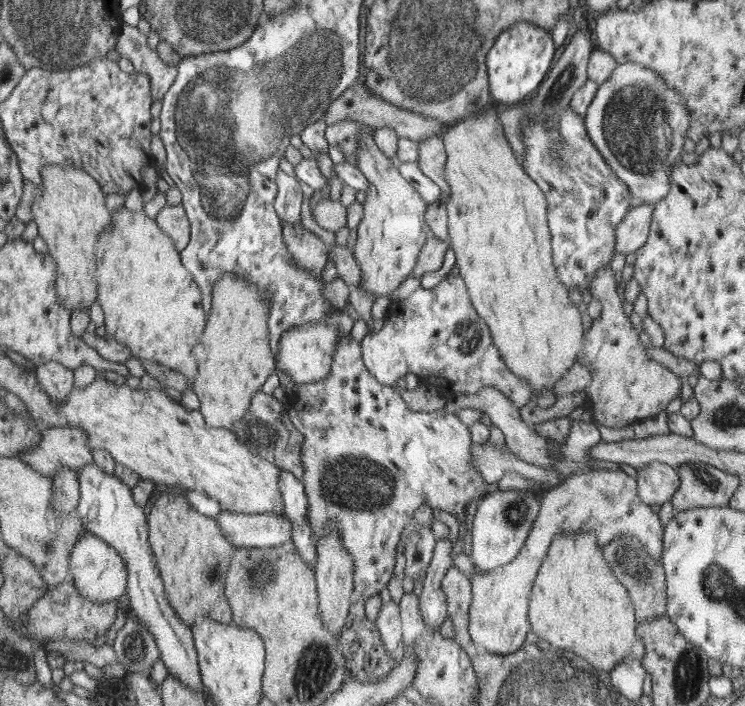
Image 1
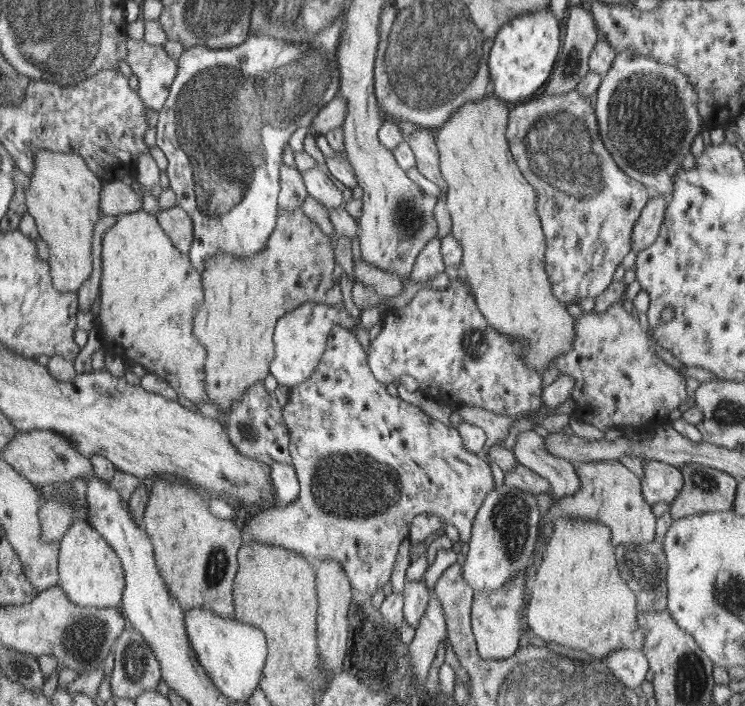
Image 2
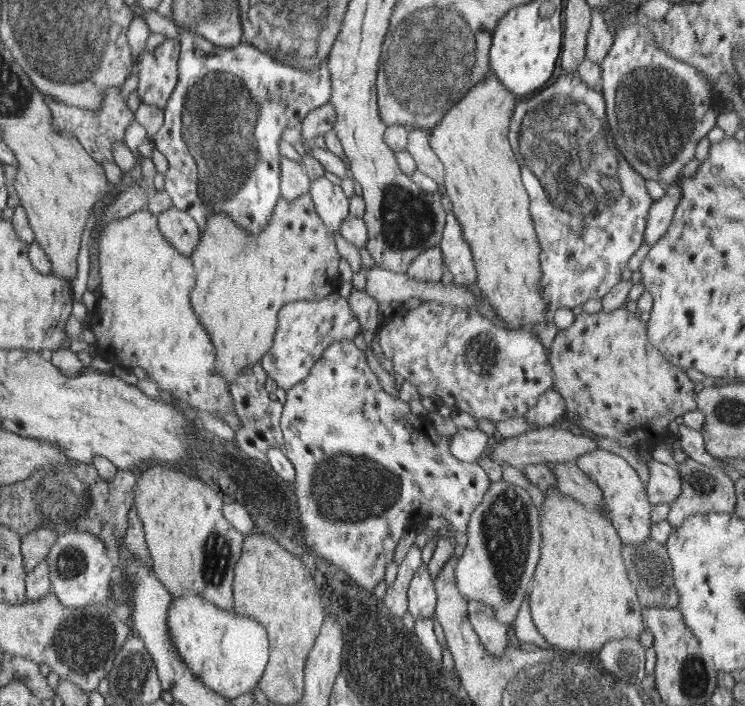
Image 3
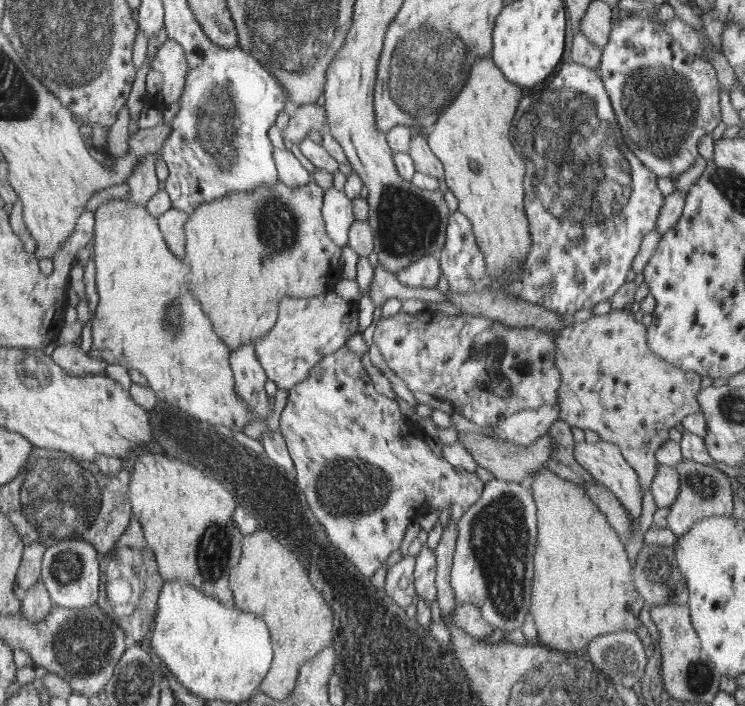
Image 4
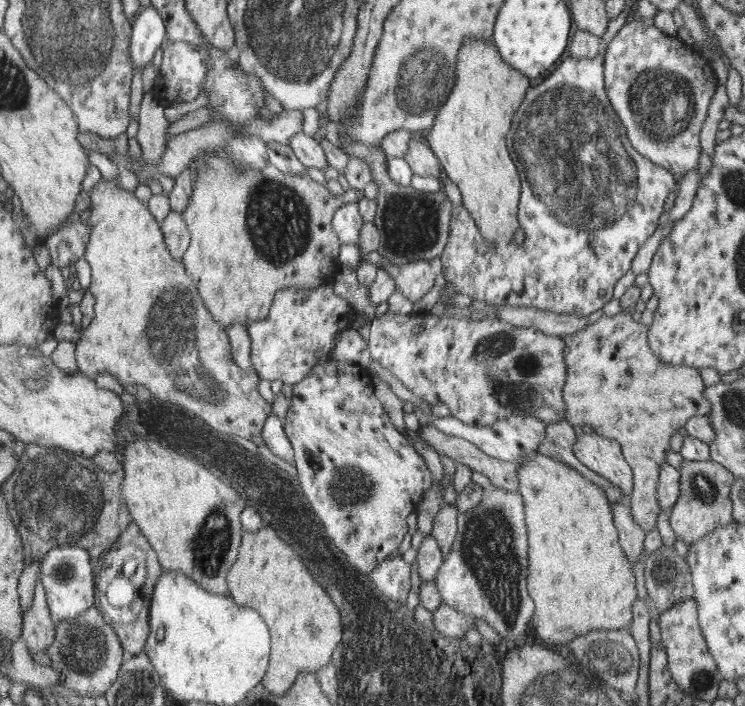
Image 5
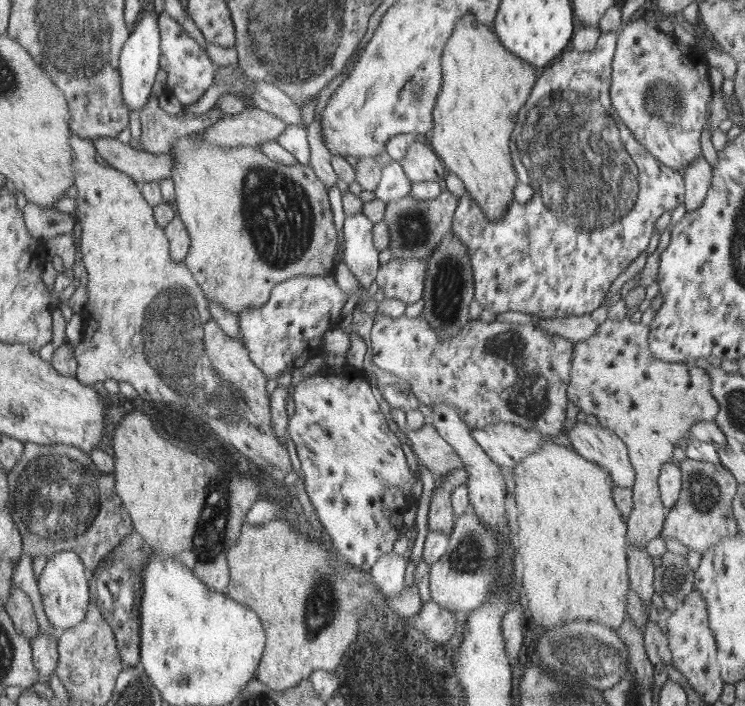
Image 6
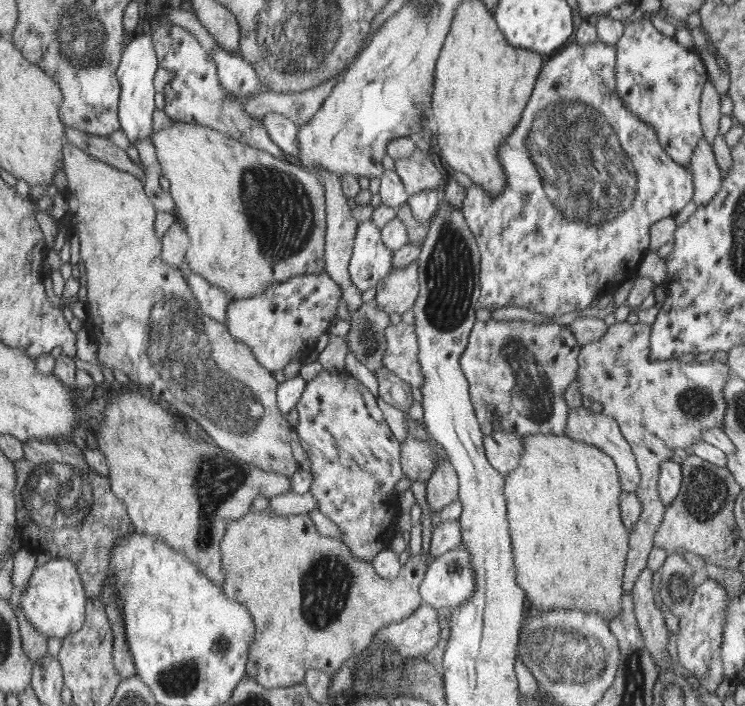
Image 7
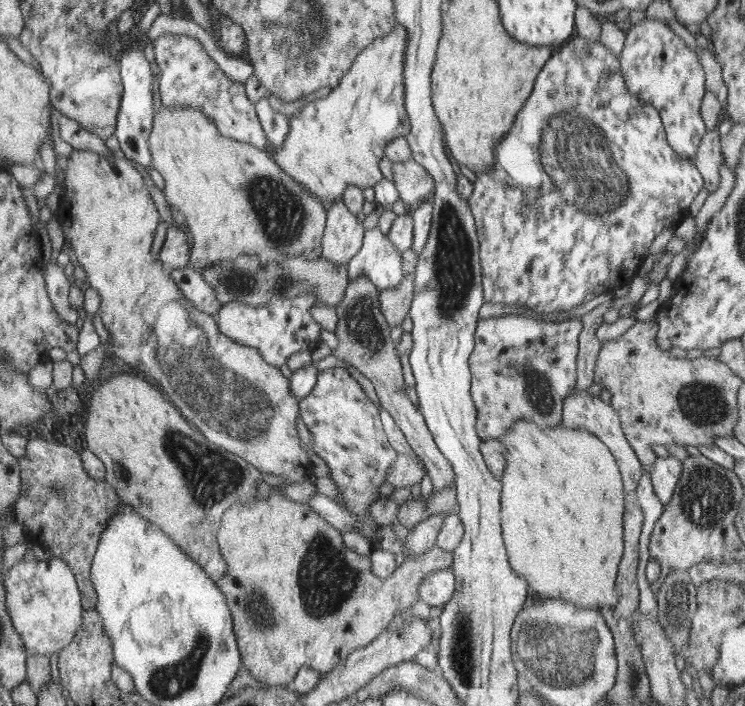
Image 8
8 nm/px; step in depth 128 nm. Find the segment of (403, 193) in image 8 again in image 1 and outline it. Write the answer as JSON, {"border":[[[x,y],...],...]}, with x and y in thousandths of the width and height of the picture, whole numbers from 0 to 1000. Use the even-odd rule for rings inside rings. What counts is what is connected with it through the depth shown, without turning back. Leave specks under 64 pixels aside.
{"border":[[[574,193],[558,200],[558,211],[558,231],[562,241],[591,266],[591,275],[599,285],[604,275],[604,265],[596,249],[599,214],[595,198],[589,193]]]}

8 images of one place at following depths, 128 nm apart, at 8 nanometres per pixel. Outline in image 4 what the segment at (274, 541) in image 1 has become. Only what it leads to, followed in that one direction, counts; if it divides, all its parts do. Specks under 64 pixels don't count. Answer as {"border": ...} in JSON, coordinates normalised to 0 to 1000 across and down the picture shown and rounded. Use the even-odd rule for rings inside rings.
{"border":[[[456,492],[446,503],[438,503],[435,508],[431,508],[423,520],[417,521],[417,530],[413,535],[400,541],[396,548],[391,548],[385,552],[385,567],[383,576],[374,586],[374,613],[381,620],[385,630],[385,637],[392,654],[395,656],[395,676],[397,687],[405,694],[408,700],[409,711],[423,732],[423,737],[432,745],[436,752],[439,765],[452,778],[463,793],[468,795],[474,805],[490,817],[498,816],[509,805],[509,799],[536,776],[536,765],[541,762],[541,751],[546,748],[546,742],[552,742],[552,734],[554,728],[560,725],[562,717],[570,717],[570,725],[576,725],[579,720],[588,722],[588,727],[603,717],[604,734],[609,737],[611,742],[616,737],[617,731],[628,722],[634,714],[640,711],[644,701],[648,700],[650,686],[640,677],[636,669],[627,666],[617,666],[616,663],[608,663],[605,657],[600,656],[597,650],[589,650],[587,646],[581,646],[576,640],[576,635],[570,632],[570,626],[565,623],[565,618],[554,618],[549,615],[552,603],[546,606],[546,615],[544,615],[544,598],[538,592],[538,584],[533,578],[530,569],[514,564],[514,559],[509,561],[503,552],[501,552],[501,544],[495,538],[495,533],[490,530],[479,501],[471,500],[466,492]]]}

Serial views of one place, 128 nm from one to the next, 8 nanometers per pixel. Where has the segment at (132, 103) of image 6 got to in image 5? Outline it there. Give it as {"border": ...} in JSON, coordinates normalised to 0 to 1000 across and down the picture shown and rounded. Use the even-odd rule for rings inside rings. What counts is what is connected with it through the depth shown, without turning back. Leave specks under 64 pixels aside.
{"border":[[[203,8],[184,18],[177,34],[176,84],[188,99],[203,85],[209,85],[216,58],[221,52],[220,30]]]}

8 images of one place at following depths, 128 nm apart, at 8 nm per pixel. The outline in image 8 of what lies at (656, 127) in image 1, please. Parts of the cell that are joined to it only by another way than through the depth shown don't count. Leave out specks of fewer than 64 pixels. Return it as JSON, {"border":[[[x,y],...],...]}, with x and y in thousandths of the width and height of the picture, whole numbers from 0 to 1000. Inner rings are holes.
{"border":[[[862,30],[844,45],[828,79],[831,102],[847,135],[871,146],[886,164],[895,204],[914,224],[928,225],[948,186],[938,161],[945,103],[937,79],[889,30]]]}

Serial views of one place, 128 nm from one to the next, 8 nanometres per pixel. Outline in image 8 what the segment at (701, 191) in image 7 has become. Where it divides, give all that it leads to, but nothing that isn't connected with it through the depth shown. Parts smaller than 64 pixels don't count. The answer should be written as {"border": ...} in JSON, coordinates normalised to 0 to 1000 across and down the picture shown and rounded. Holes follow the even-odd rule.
{"border":[[[962,181],[945,187],[928,228],[942,249],[944,265],[948,266],[950,275],[957,272],[966,256],[964,241],[969,231],[966,194]]]}

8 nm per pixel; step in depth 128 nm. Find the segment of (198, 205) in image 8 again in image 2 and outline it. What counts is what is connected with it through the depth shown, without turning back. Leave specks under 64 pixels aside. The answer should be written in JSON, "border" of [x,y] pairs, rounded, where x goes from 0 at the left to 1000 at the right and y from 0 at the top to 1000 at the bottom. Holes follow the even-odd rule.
{"border":[[[401,292],[393,297],[377,296],[373,300],[370,323],[361,334],[358,350],[353,356],[330,364],[319,364],[313,358],[291,360],[275,371],[275,385],[268,388],[274,424],[259,448],[258,473],[278,496],[278,507],[274,510],[274,551],[279,557],[279,567],[291,572],[294,589],[302,591],[313,569],[321,567],[340,542],[350,541],[358,533],[364,504],[369,503],[364,473],[369,467],[372,450],[415,426],[447,433],[460,431],[455,405],[452,411],[444,411],[444,382],[450,374],[444,354],[447,351],[439,333],[431,331],[428,322],[409,306]]]}

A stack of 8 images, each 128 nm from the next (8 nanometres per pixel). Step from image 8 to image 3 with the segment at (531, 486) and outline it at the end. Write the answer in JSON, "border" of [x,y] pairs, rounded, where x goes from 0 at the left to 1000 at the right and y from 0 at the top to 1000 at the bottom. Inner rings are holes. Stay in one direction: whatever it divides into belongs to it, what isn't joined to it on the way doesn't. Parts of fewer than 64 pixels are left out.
{"border":[[[746,690],[729,697],[726,724],[723,792],[711,829],[709,857],[711,874],[721,895],[738,911],[740,918],[756,922],[803,922],[816,907],[855,904],[864,892],[852,831],[842,820],[834,790],[835,768],[823,744],[807,725],[785,720],[769,704],[754,701]]]}

